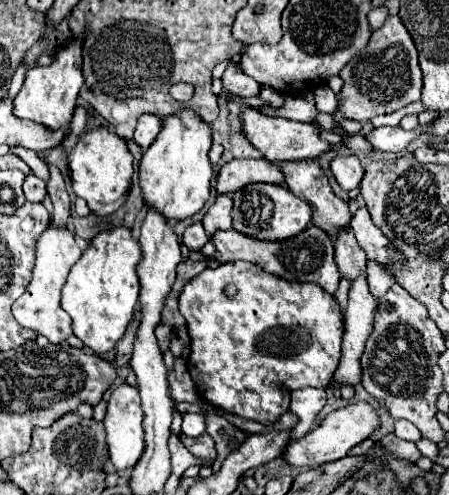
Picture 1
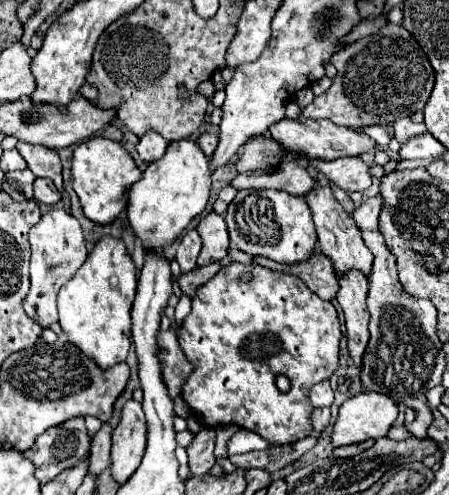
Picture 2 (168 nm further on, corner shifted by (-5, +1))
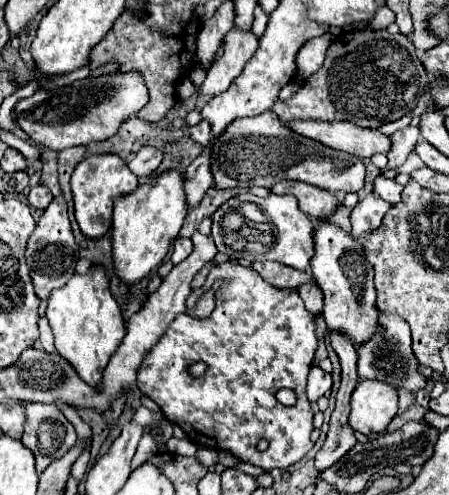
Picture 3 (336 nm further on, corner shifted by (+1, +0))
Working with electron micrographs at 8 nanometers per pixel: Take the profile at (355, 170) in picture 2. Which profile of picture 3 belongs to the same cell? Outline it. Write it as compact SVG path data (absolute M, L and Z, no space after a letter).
M264 112L260 116L252 118L236 118L232 120L224 134L212 140L212 176L214 176L214 188L252 188L252 186L264 186L270 188L276 182L288 178L288 180L300 180L308 182L312 186L318 186L322 190L334 192L334 194L346 194L346 192L358 192L364 186L364 164L360 158L332 150L312 138L304 138L290 130L284 122L278 120L274 112Z

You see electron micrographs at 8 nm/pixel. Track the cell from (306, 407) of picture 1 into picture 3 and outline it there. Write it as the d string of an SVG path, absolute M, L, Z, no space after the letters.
M314 364L310 374L308 374L308 388L306 388L308 398L314 402L320 396L324 396L330 388L332 388L332 376Z

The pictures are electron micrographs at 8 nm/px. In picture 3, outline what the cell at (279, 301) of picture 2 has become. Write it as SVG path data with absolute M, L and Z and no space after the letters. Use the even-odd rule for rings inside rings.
M228 262L218 264L210 270L202 288L192 290L186 300L186 306L192 308L202 292L210 290L216 280L226 280L226 284L214 292L216 308L208 318L196 320L192 316L176 316L166 328L162 338L146 354L136 384L144 396L154 400L164 418L172 424L178 424L190 442L202 448L214 448L236 456L242 462L252 466L272 470L288 468L302 460L308 450L314 446L310 440L312 434L312 408L306 398L306 378L316 352L316 334L314 334L314 314L308 312L296 290L280 290L270 286L258 272L246 266L230 266ZM194 362L204 362L206 372L202 376L192 376L188 368ZM280 388L290 388L296 392L294 406L282 406L276 400ZM260 440L268 442L268 450L260 452L256 446Z

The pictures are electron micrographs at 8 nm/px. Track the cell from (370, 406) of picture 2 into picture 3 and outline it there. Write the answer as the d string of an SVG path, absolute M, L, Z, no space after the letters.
M360 380L352 392L350 426L362 434L380 434L398 414L398 390L386 382Z

